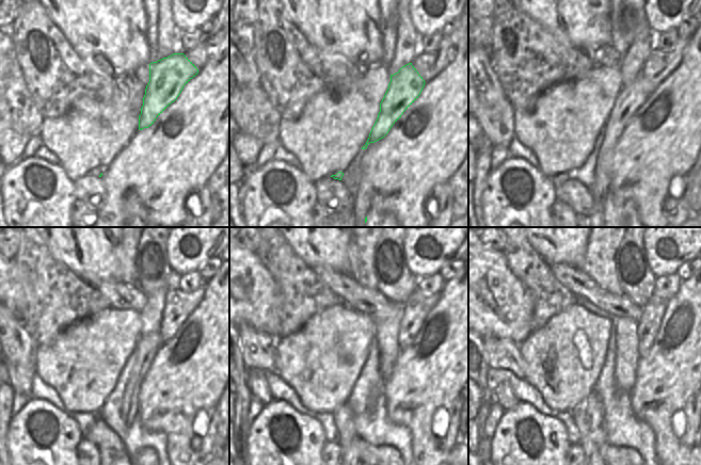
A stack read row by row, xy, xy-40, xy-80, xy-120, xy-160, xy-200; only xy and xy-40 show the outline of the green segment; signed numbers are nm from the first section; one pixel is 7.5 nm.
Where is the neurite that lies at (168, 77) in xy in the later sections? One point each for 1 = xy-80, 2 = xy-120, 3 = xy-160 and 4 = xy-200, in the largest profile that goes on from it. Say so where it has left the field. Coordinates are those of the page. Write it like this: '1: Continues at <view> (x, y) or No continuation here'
1: Continues at xy-80 (595, 174)
2: Continues at xy-120 (124, 400)
3: Continues at xy-160 (368, 391)
4: Continues at xy-200 (616, 402)

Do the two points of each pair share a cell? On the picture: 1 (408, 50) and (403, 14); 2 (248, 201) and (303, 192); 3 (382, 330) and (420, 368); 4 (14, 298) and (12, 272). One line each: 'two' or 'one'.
1: one
2: one
3: two
4: one

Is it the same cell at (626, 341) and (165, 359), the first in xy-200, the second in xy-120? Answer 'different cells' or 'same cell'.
different cells

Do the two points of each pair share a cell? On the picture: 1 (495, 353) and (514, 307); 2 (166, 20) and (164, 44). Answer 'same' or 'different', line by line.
1: different
2: same

